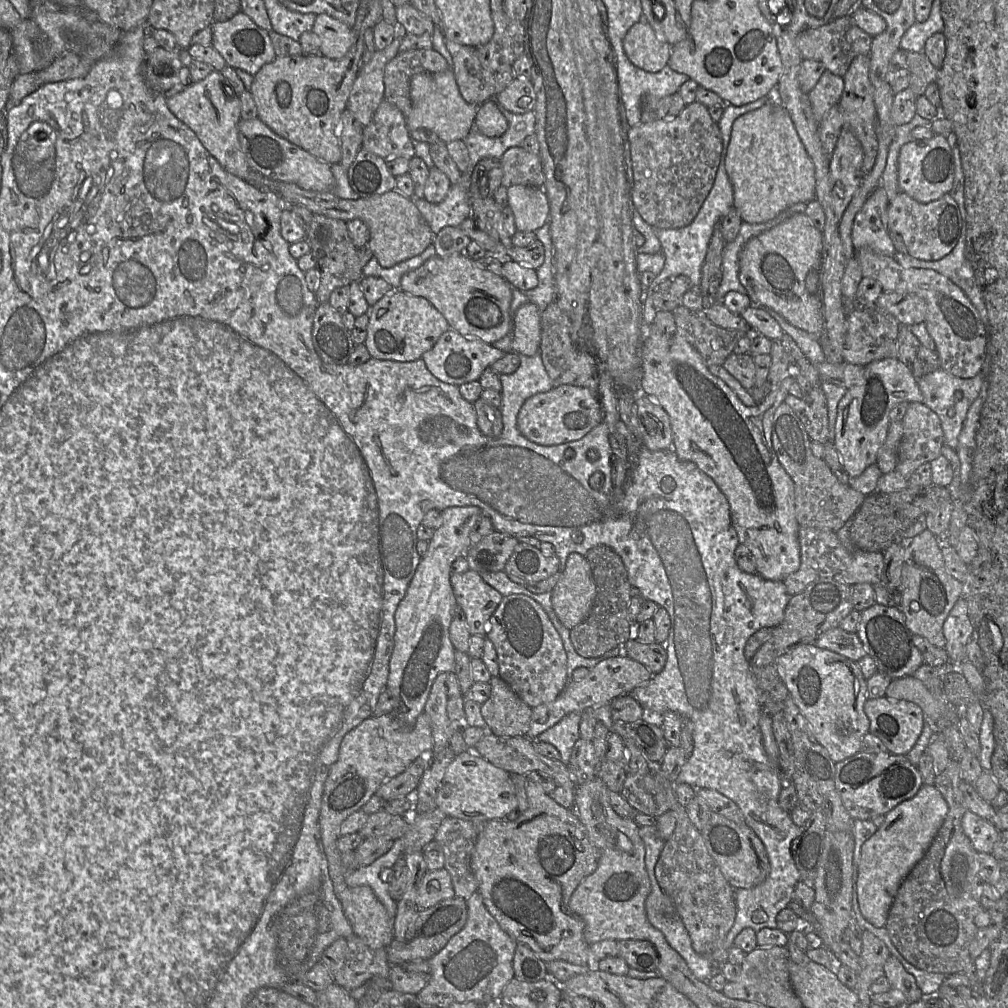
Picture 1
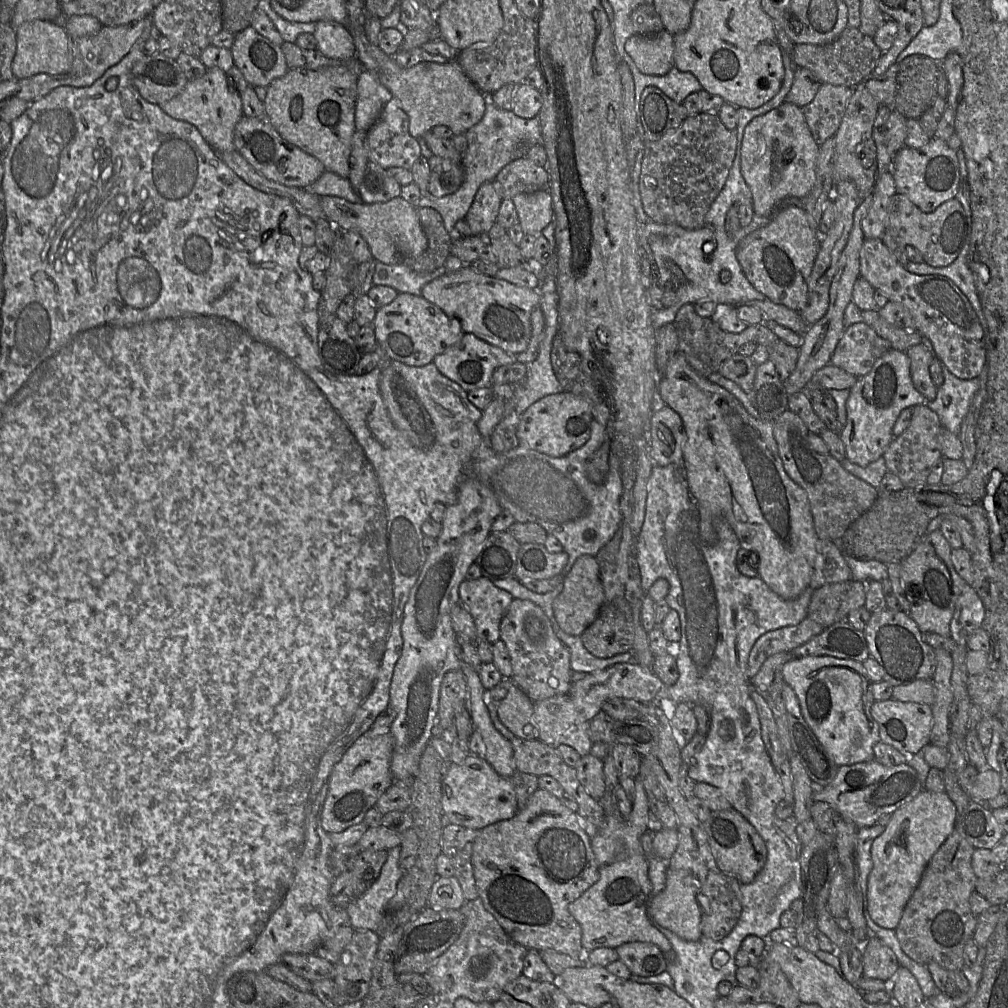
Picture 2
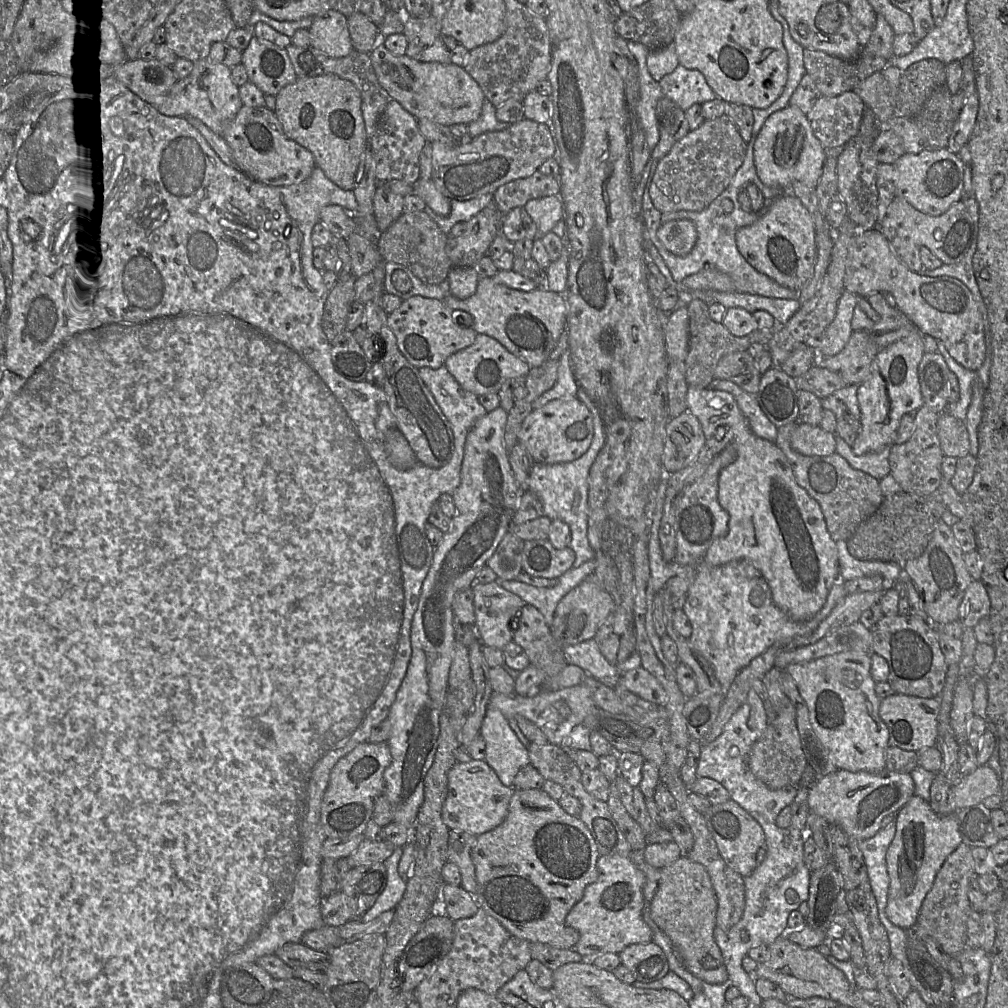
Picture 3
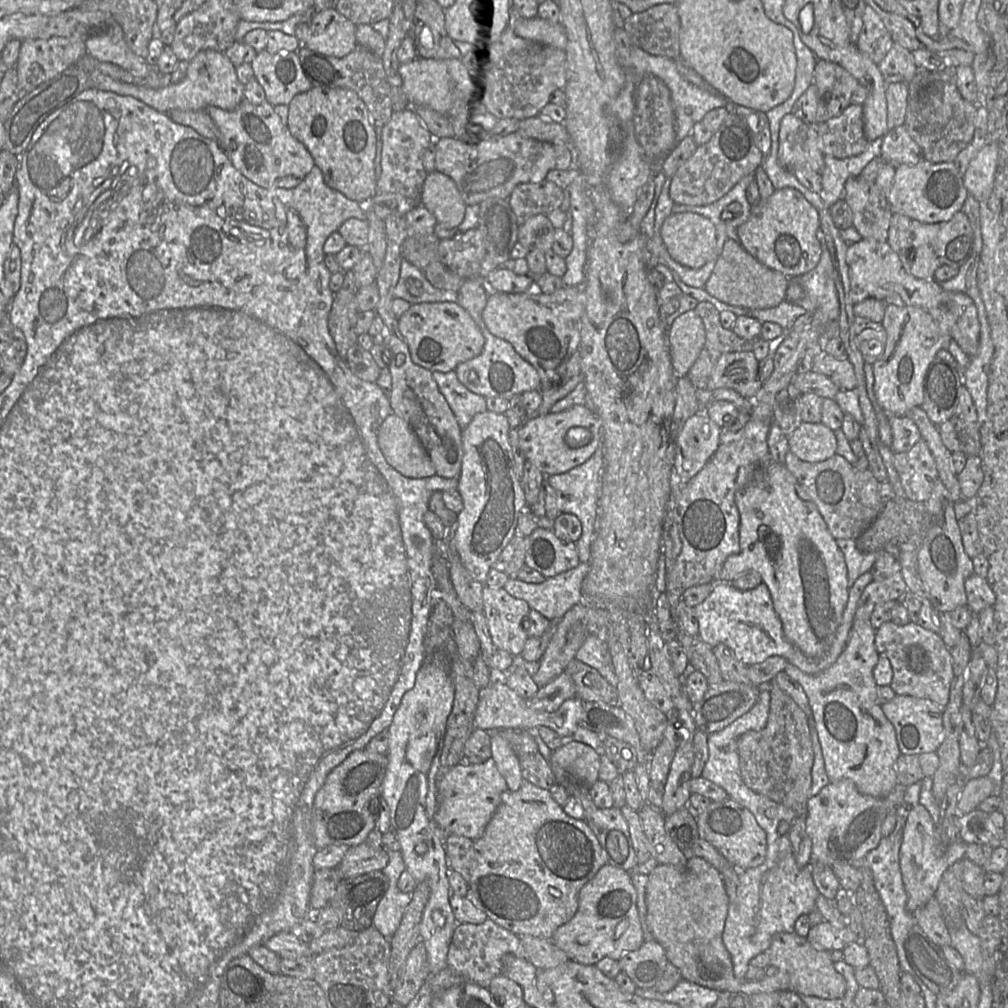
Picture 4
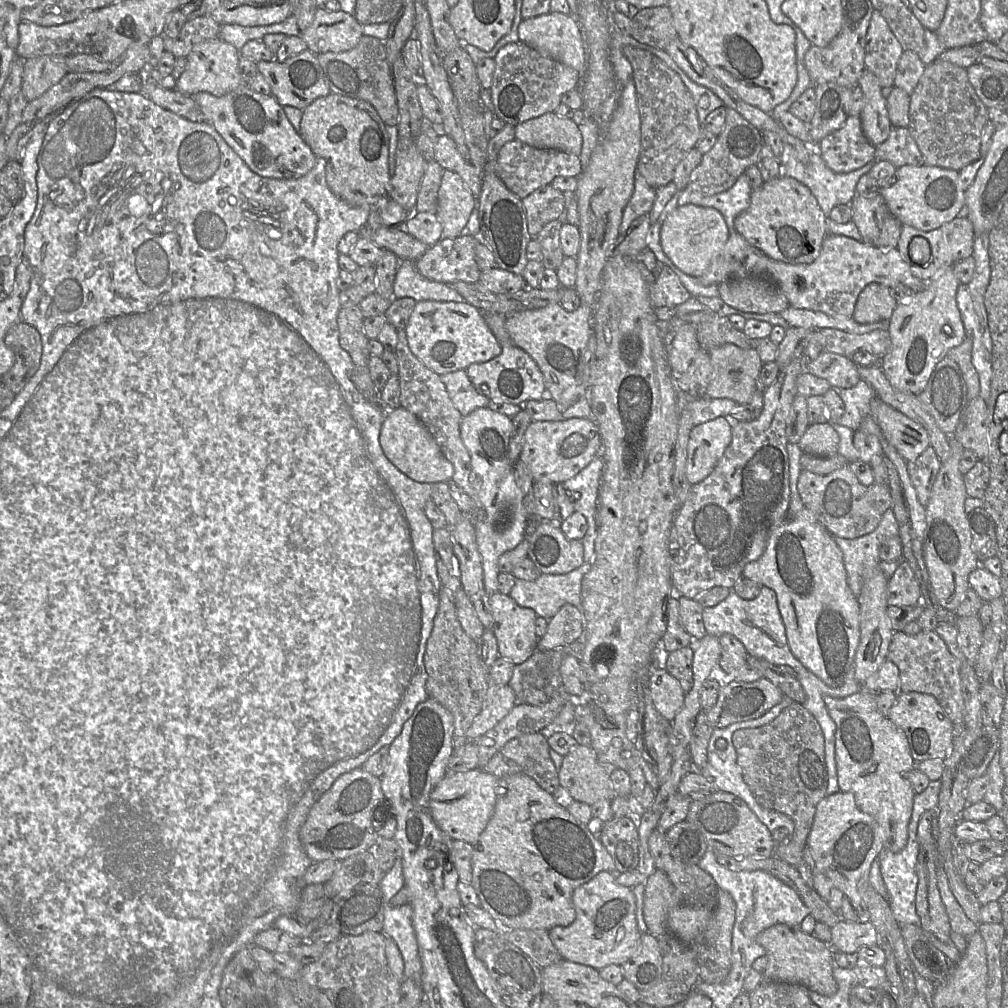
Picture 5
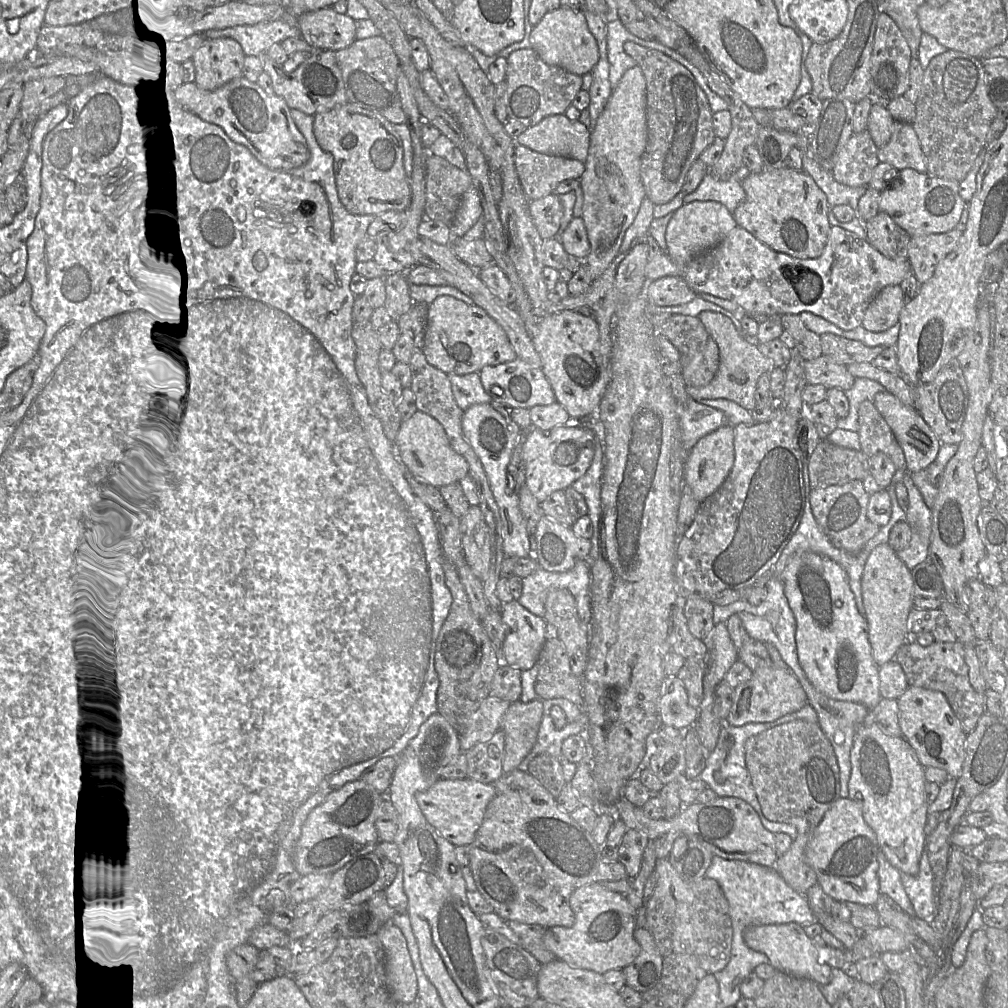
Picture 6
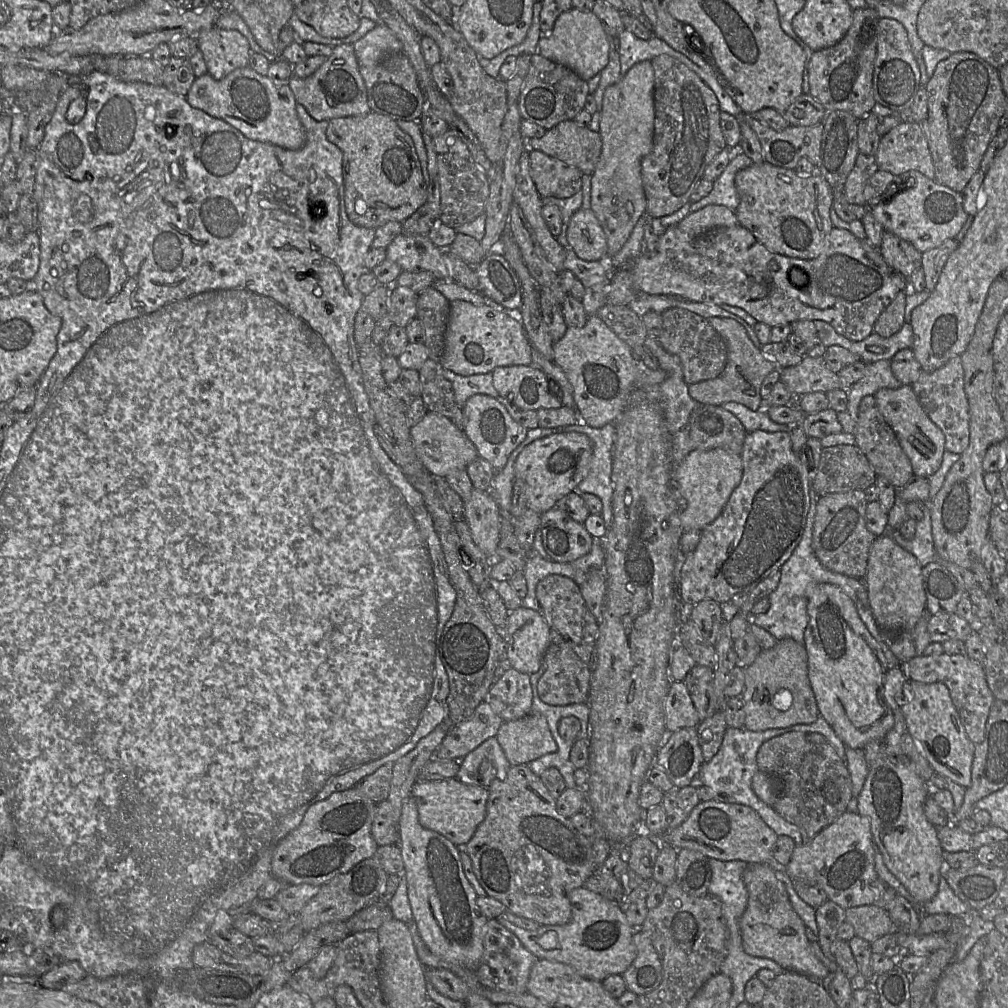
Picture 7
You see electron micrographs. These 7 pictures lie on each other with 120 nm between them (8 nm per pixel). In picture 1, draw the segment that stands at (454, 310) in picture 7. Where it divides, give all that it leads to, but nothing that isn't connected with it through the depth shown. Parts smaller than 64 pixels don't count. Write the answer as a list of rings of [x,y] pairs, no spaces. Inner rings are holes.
[[[394,289],[368,310],[365,345],[371,358],[400,362],[421,359],[439,337],[450,329],[445,317],[424,297]]]

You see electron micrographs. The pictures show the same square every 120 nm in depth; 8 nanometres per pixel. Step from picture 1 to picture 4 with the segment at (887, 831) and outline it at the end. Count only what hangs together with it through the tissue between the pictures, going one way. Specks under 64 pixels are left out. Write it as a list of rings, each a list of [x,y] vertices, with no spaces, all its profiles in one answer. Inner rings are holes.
[[[920,803],[912,808],[904,826],[899,851],[900,870],[907,893],[906,908],[908,912],[916,913],[934,896],[945,870],[955,861],[965,858],[966,847],[967,844],[964,841],[943,846],[928,810]]]

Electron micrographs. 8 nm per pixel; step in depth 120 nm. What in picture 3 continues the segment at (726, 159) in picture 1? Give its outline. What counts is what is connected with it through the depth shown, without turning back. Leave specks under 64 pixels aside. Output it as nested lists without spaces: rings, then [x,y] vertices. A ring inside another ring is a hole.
[[[796,106],[773,113],[764,123],[754,142],[754,165],[760,181],[768,187],[783,188],[793,183],[802,183],[816,188],[826,151],[815,136],[807,116]]]

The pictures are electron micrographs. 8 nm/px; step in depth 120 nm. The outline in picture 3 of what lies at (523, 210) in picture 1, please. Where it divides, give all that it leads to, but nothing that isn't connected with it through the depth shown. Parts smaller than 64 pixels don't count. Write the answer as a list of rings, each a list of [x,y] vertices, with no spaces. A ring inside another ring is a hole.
[[[556,195],[531,199],[523,208],[535,222],[539,237],[552,232],[553,227],[564,218],[563,202]]]

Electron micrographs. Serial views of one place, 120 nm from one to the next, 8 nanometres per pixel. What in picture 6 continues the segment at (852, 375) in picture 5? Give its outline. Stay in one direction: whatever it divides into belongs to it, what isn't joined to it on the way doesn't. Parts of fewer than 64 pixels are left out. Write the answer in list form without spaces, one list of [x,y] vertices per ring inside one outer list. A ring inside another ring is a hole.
[[[824,355],[805,361],[804,370],[807,384],[821,384],[827,389],[839,388],[846,391],[855,381],[847,365],[836,363]]]

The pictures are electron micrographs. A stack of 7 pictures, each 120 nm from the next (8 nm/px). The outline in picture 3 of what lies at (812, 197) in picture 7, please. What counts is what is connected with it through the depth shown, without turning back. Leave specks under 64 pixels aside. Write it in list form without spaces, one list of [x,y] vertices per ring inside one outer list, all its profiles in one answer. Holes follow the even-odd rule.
[[[794,196],[779,197],[764,216],[739,229],[736,245],[756,271],[781,286],[800,292],[813,276],[816,262],[814,222],[809,211]]]

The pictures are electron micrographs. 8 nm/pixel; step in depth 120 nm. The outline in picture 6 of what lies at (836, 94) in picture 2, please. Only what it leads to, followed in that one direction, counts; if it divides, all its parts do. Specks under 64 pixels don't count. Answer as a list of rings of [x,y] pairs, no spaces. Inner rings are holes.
[[[868,130],[854,133],[839,154],[832,171],[834,179],[849,187],[868,186],[879,163],[878,149]]]

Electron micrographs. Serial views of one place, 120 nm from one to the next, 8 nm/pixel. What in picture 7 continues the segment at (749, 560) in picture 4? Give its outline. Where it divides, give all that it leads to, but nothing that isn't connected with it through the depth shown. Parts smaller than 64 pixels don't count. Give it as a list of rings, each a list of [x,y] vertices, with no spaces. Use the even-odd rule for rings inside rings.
[[[828,583],[809,585],[806,596],[809,621],[804,632],[804,645],[808,655],[808,676],[820,716],[830,724],[846,747],[864,748],[869,742],[884,738],[896,724],[896,716],[884,696],[885,676],[892,666],[882,648],[884,641],[877,640],[870,633],[856,603],[840,587]]]

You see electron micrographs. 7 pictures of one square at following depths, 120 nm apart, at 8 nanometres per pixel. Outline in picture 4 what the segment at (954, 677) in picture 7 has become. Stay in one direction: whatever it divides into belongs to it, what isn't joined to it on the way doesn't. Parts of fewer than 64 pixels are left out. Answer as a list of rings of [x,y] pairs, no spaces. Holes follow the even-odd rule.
[[[889,621],[876,629],[875,647],[879,655],[885,655],[891,663],[893,679],[890,686],[896,695],[929,699],[945,708],[954,677],[953,658],[937,633],[917,623],[899,625]]]

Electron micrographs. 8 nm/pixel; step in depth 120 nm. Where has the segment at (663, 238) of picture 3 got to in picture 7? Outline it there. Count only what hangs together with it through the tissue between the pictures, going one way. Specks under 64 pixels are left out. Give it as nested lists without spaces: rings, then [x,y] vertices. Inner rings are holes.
[[[707,205],[690,212],[677,227],[690,237],[698,237],[710,230],[739,225],[734,211],[722,205]]]

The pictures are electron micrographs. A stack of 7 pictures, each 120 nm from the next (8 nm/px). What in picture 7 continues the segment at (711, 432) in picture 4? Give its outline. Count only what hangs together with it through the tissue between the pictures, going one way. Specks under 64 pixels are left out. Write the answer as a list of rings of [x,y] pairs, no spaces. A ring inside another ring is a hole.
[[[722,448],[695,449],[686,456],[680,466],[675,466],[674,489],[683,531],[701,531],[712,523],[741,482],[742,475],[741,456]]]

